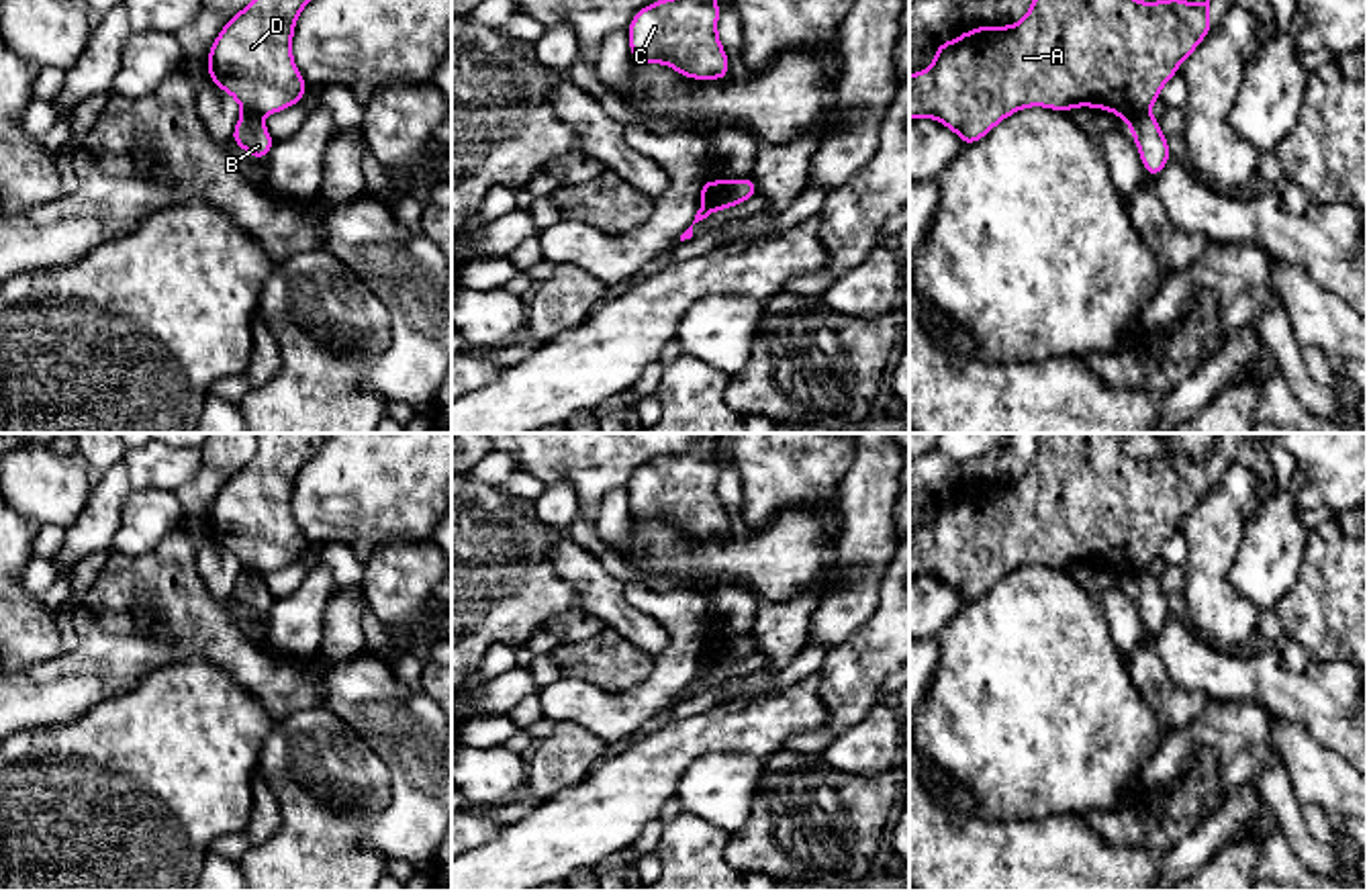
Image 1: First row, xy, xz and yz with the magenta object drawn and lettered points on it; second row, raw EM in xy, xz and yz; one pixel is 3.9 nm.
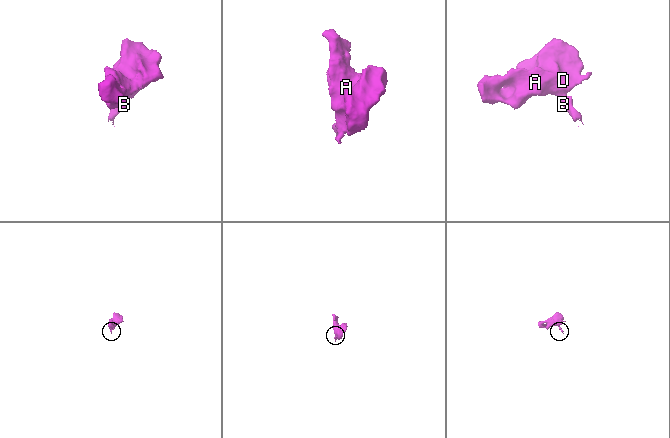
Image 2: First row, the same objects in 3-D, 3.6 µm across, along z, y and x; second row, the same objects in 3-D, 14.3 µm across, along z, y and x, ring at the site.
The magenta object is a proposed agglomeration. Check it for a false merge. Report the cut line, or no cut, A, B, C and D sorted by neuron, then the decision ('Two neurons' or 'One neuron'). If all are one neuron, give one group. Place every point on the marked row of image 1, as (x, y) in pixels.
Split along yz (1147, 111), (1130, 123). Groups: A C D / B. Two neurons

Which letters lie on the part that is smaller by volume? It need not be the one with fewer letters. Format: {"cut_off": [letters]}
{"cut_off": ["B"]}

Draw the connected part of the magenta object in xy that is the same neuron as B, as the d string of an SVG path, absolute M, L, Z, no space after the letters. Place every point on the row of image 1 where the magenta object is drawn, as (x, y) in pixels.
M243 112L233 129L231 143L243 147L253 159L266 159L274 147L274 137L268 133L260 116Z

